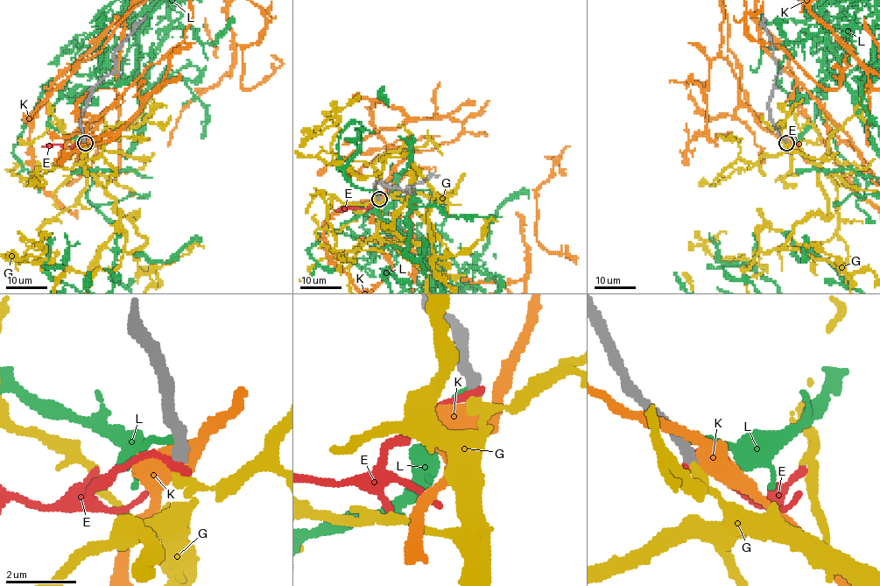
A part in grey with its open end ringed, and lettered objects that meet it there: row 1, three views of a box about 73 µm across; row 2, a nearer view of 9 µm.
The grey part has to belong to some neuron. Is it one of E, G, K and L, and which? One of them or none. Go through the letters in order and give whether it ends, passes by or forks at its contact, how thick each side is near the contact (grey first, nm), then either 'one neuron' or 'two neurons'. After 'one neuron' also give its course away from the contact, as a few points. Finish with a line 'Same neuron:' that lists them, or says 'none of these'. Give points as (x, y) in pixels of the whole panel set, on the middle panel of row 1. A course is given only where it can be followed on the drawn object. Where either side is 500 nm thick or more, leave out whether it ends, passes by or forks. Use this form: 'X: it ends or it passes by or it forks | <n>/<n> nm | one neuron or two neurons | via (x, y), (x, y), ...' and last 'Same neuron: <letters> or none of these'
E: it ends | 380/240 nm | two neurons
G: it passes by | 360/240 nm | one neuron
K: 360/550 nm | two neurons
L: it ends | 460/160 nm | two neurons
Same neuron: G

